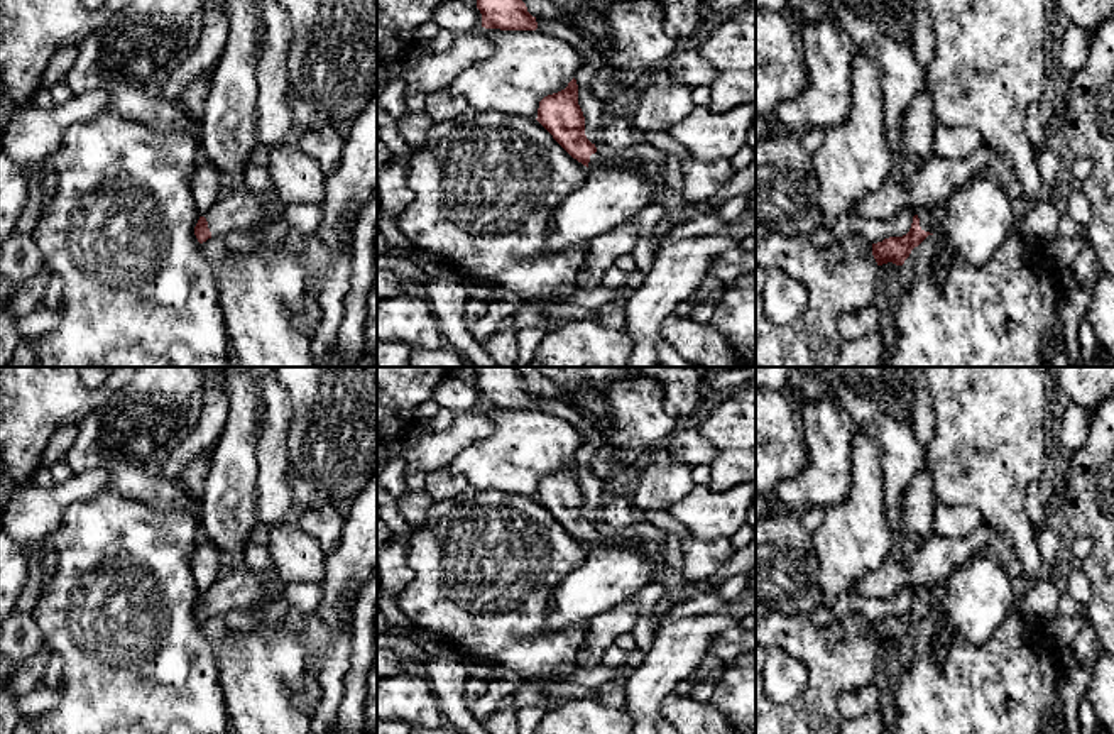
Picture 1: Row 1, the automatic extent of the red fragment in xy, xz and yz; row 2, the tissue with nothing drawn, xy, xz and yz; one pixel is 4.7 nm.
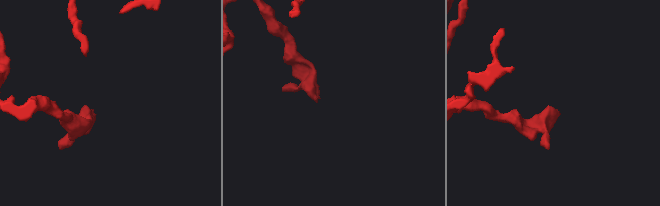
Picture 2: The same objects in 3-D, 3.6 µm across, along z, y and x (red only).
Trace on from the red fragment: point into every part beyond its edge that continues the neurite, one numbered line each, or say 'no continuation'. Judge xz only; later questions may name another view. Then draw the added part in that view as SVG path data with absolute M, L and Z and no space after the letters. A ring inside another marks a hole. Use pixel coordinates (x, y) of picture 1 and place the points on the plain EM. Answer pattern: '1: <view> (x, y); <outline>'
1: xz (595, 538); M598 531L592 533L590 541L588 541L588 545L615 545L615 543L631 543L631 541L629 540L620 540L620 541L609 540L603 534L600 534Z

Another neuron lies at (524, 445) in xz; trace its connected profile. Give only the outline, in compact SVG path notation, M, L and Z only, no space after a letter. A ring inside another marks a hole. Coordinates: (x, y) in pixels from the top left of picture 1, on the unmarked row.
M485 408L492 419L492 433L460 450L448 472L463 475L475 490L538 497L539 480L568 465L576 450L585 445L583 435L566 419L539 409Z

